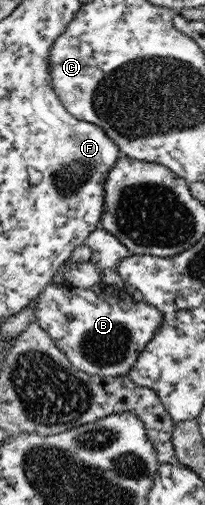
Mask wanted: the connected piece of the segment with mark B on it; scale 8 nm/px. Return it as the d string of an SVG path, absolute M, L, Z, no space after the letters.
M52 282L34 299L34 306L35 321L50 335L72 366L89 376L127 375L163 319L157 308L144 301L136 301L123 289L102 282L90 288L73 287L70 284L56 285Z

